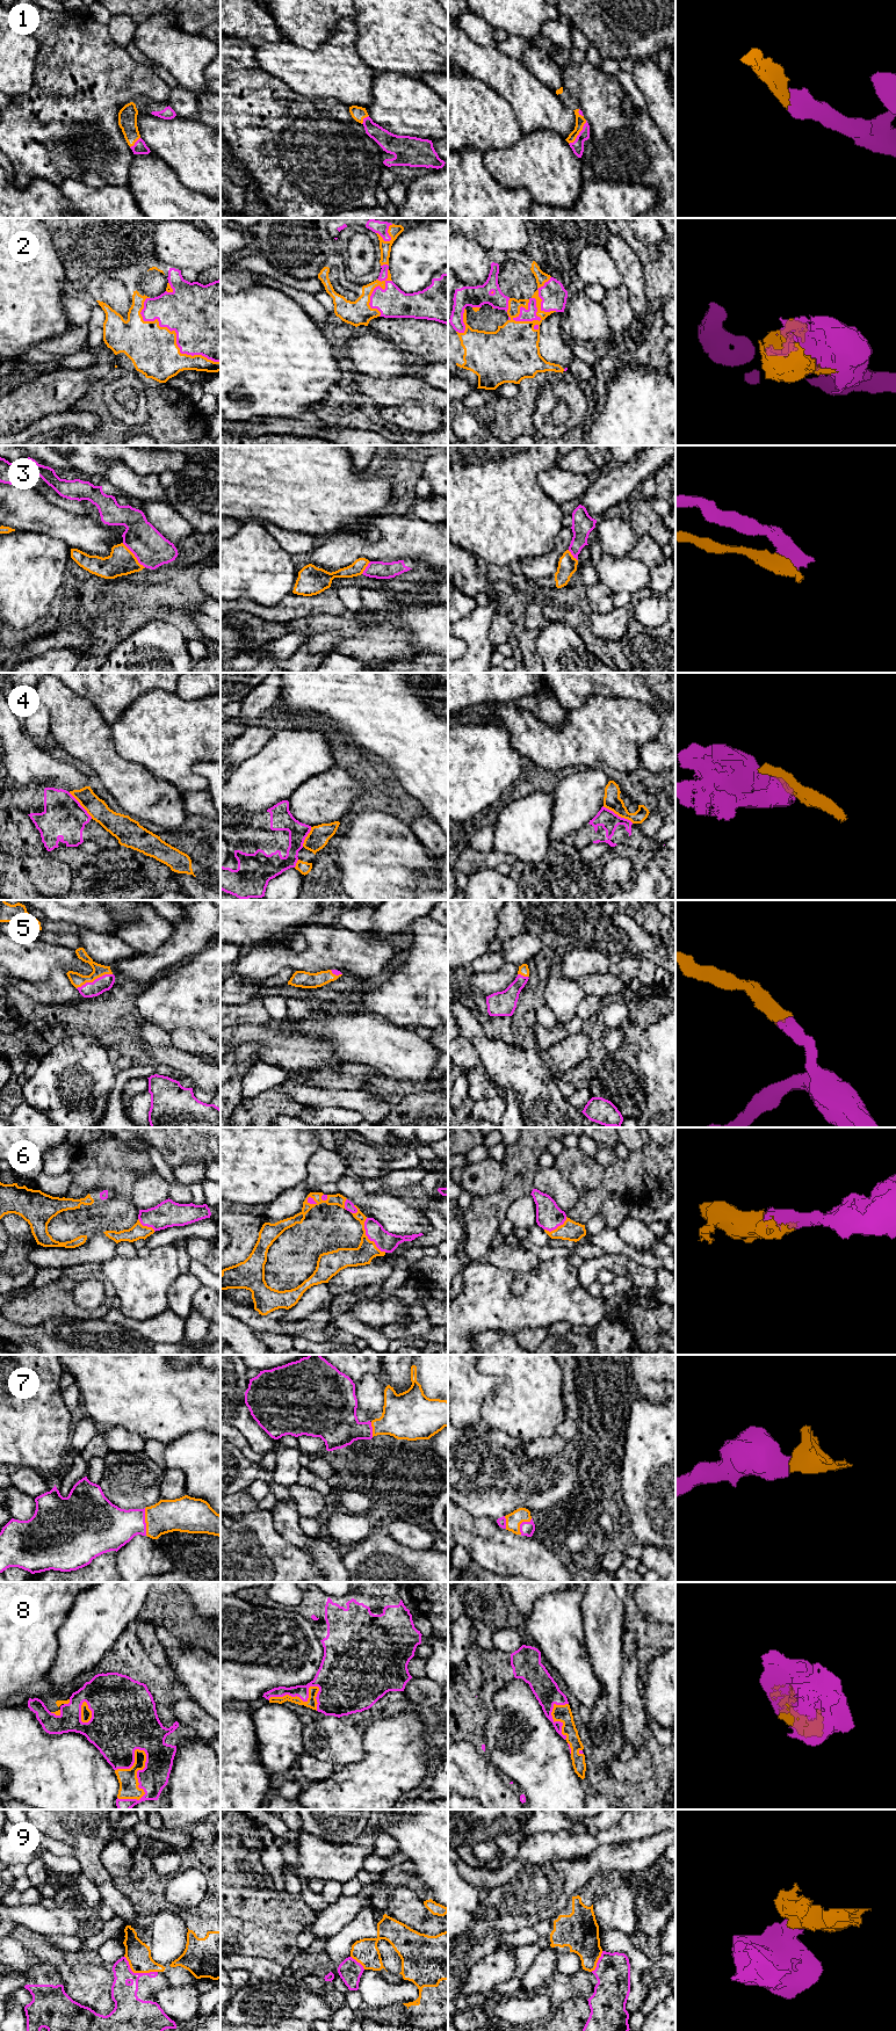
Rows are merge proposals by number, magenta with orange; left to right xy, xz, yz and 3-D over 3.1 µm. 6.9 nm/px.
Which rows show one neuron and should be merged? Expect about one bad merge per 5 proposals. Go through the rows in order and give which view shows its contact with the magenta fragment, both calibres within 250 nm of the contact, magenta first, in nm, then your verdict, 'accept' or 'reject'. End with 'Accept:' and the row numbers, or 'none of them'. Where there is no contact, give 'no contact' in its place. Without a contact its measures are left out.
1: meets magenta in yz; 90 nm thick on the magenta side, 70 nm on the other; accept
2: meets magenta in xy; 500 nm thick on the magenta side, 340 nm on the other; accept
3: meets magenta in xy; 240 nm thick on the magenta side, 190 nm on the other; reject
4: meets magenta in yz; 130 nm thick on the magenta side, 120 nm on the other; reject
5: meets magenta in xy; 110 nm thick on the magenta side, 90 nm on the other; accept
6: meets magenta in xz; 140 nm thick on the magenta side, 140 nm on the other; accept
7: meets magenta in xy; 320 nm thick on the magenta side, 220 nm on the other; accept
8: meets magenta in xy; 200 nm thick on the magenta side, 130 nm on the other; accept
9: meets magenta in xy; 190 nm thick on the magenta side, 170 nm on the other; reject
Accept: 1, 2, 5, 6, 7, 8

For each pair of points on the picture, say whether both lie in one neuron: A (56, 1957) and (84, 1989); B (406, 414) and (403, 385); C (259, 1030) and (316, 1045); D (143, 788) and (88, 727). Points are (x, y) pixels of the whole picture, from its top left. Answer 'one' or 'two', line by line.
A: one
B: two
C: one
D: one

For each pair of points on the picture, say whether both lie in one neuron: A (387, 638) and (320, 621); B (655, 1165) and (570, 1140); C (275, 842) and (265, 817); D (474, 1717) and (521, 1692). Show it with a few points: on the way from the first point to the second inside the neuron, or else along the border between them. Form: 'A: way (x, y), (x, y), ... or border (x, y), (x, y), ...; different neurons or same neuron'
A: way (370, 638), (358, 638), (344, 625), (337, 623); same neuron
B: border (564, 1146), (577, 1147); different neurons
C: way (275, 836), (275, 827), (271, 822); same neuron
D: border (504, 1685), (493, 1695), (489, 1705), (483, 1735); different neurons

